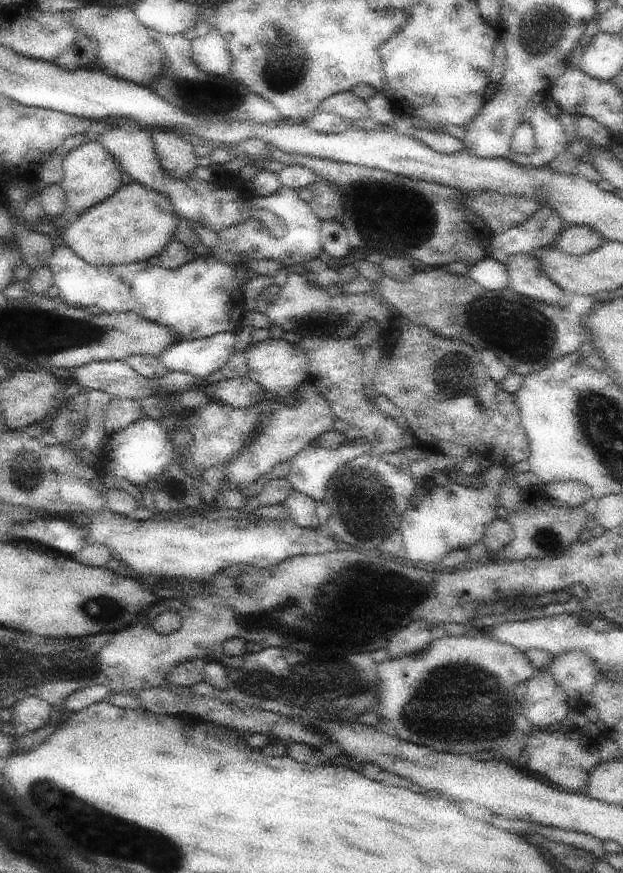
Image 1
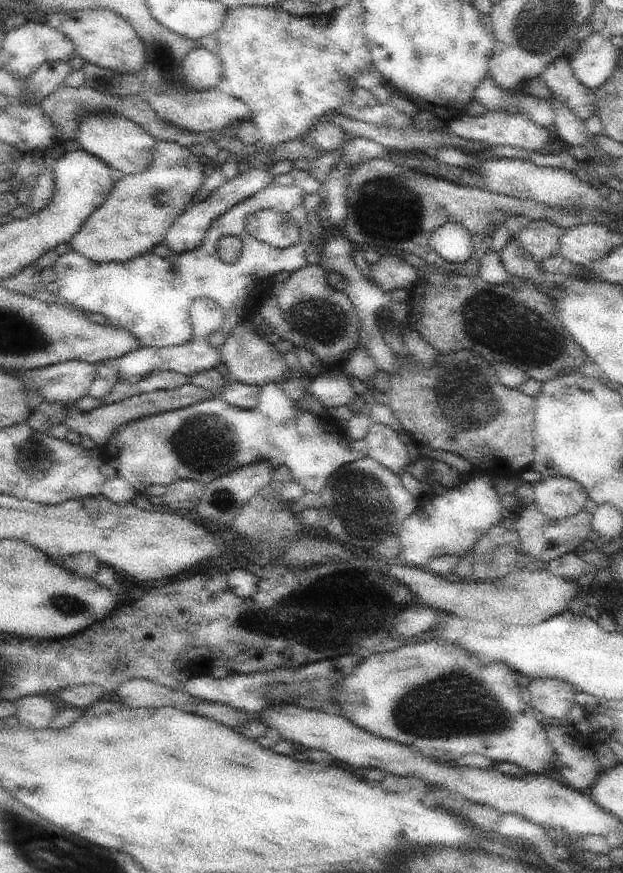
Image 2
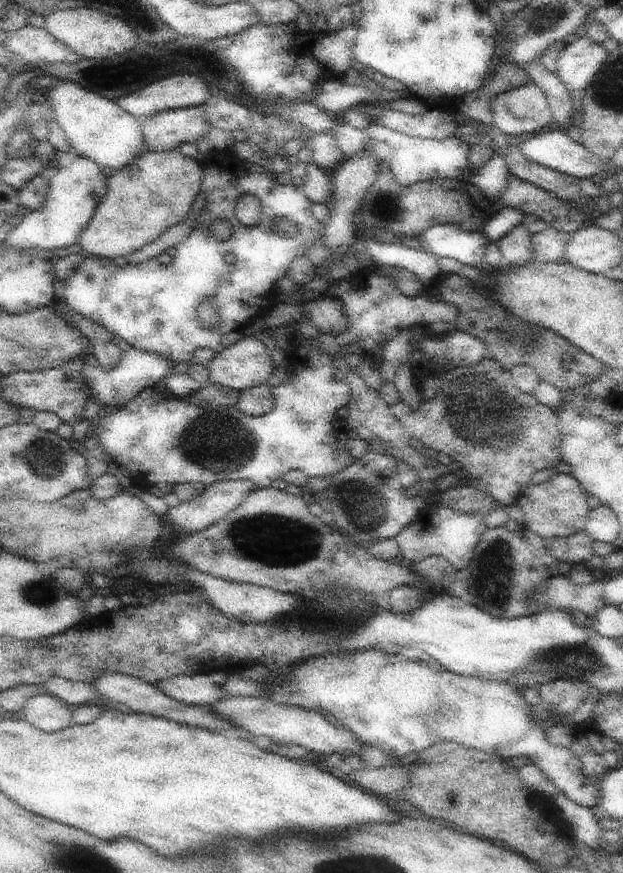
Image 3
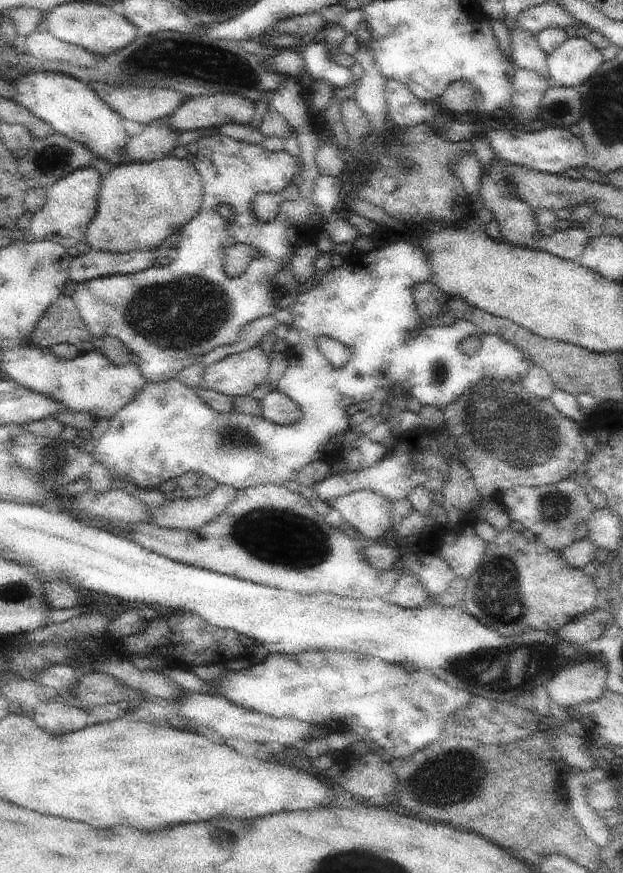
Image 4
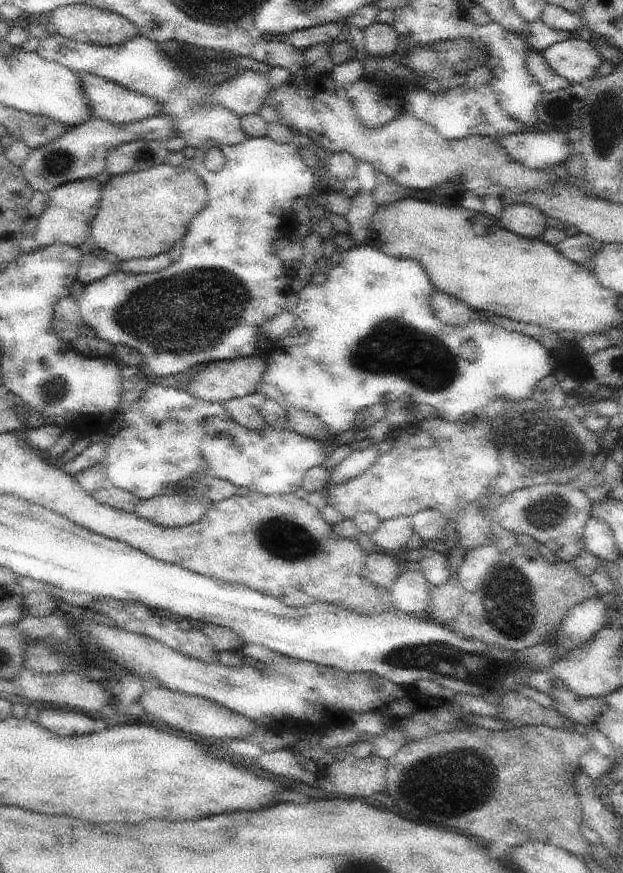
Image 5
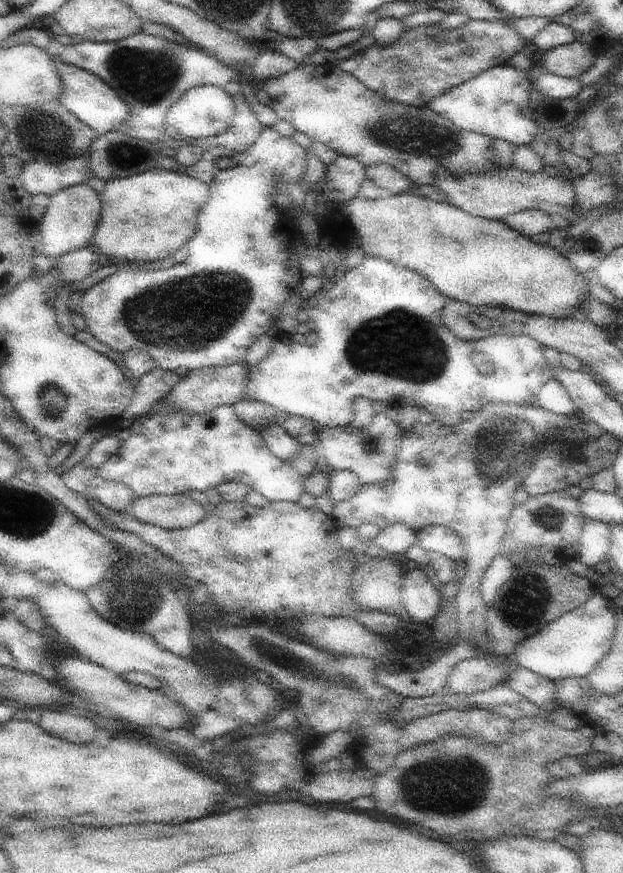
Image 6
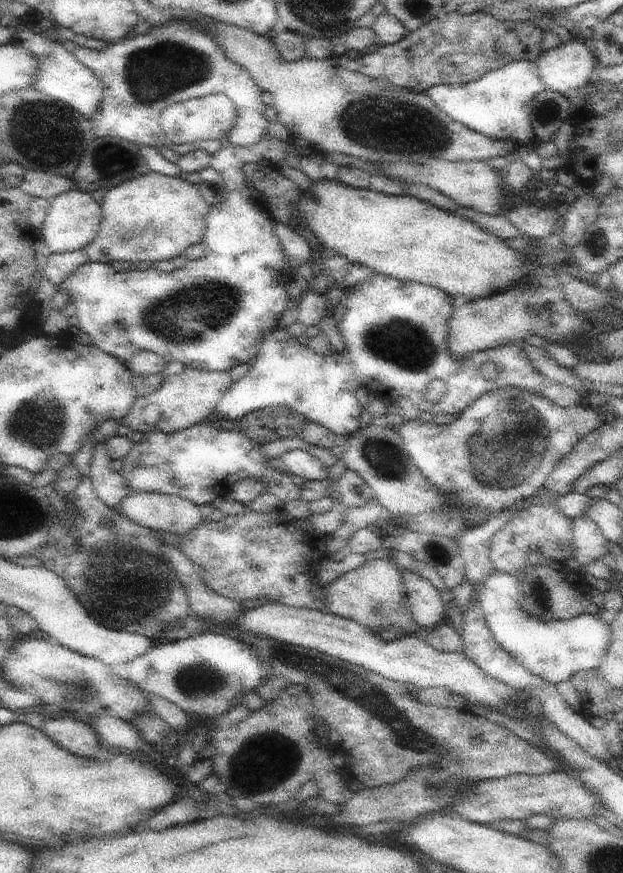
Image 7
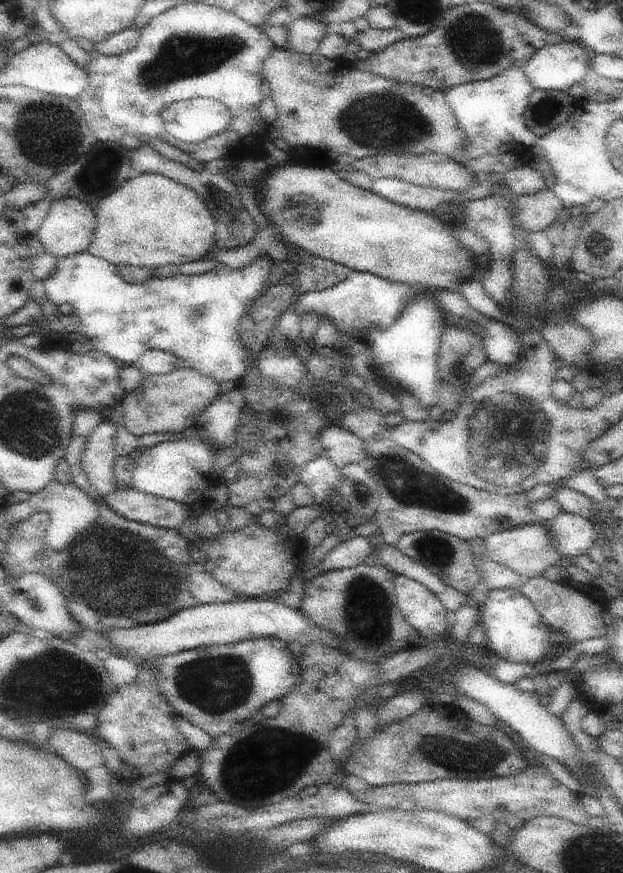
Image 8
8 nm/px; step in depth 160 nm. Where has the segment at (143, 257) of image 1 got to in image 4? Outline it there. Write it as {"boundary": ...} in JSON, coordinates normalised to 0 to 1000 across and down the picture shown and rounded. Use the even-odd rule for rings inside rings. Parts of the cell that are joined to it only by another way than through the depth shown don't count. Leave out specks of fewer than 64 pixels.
{"boundary":[[[276,178],[252,184],[197,186],[164,202],[156,244],[140,261],[136,275],[157,288],[249,288],[266,273],[297,260],[321,243],[324,235],[326,206],[307,182],[287,182]]]}

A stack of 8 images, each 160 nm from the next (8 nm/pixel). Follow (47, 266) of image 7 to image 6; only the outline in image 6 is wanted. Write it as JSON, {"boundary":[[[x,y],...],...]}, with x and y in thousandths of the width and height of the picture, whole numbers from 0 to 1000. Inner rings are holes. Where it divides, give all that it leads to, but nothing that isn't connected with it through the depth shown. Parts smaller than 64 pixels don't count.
{"boundary":[[[148,284],[122,285],[91,294],[95,310],[108,323],[132,323],[157,308],[157,290]]]}

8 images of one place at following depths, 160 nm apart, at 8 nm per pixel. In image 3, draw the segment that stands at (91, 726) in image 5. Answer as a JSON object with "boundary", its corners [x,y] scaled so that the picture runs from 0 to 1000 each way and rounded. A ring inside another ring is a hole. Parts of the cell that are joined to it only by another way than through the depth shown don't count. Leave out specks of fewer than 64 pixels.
{"boundary":[[[67,790],[58,797],[48,798],[37,811],[40,824],[51,832],[74,838],[103,836],[112,830],[122,830],[117,813],[100,801],[90,800]]]}

